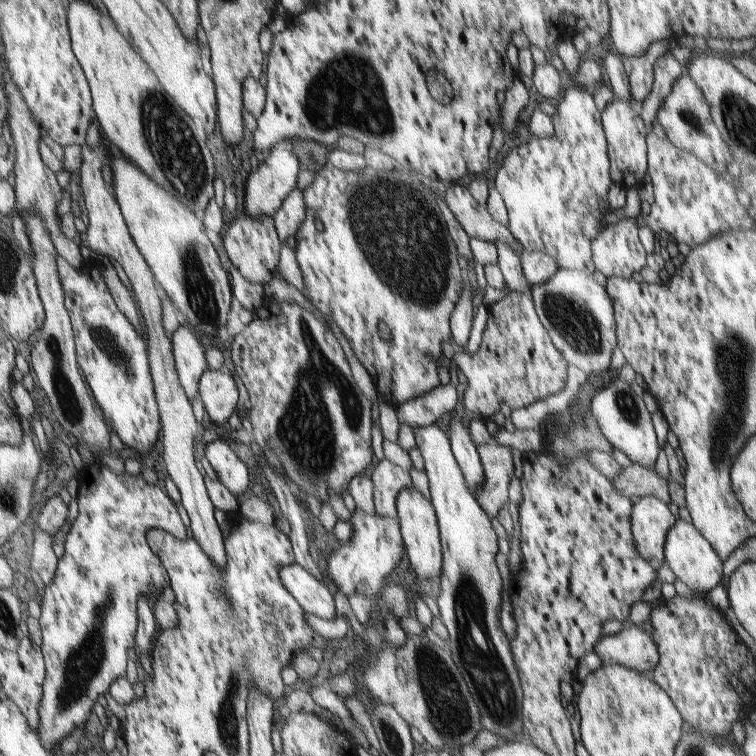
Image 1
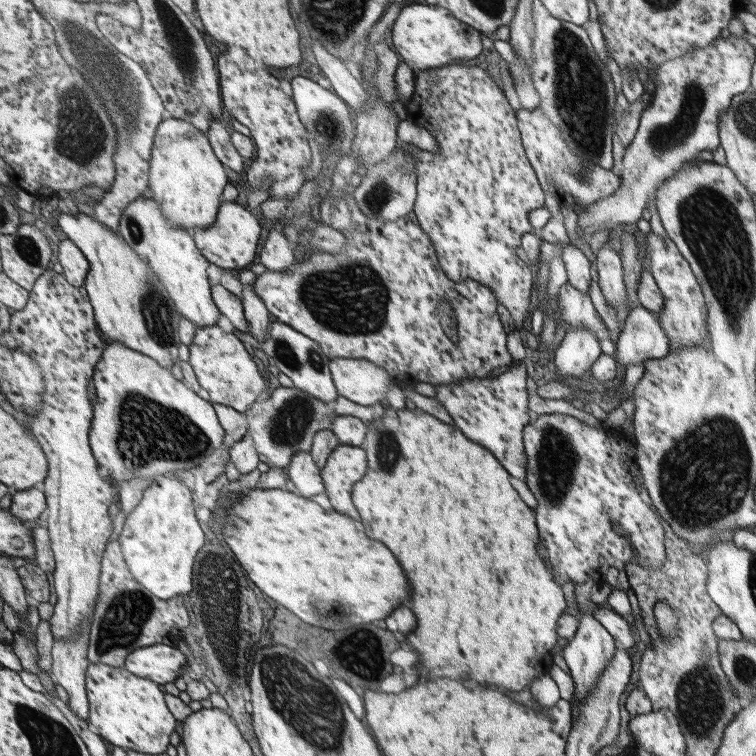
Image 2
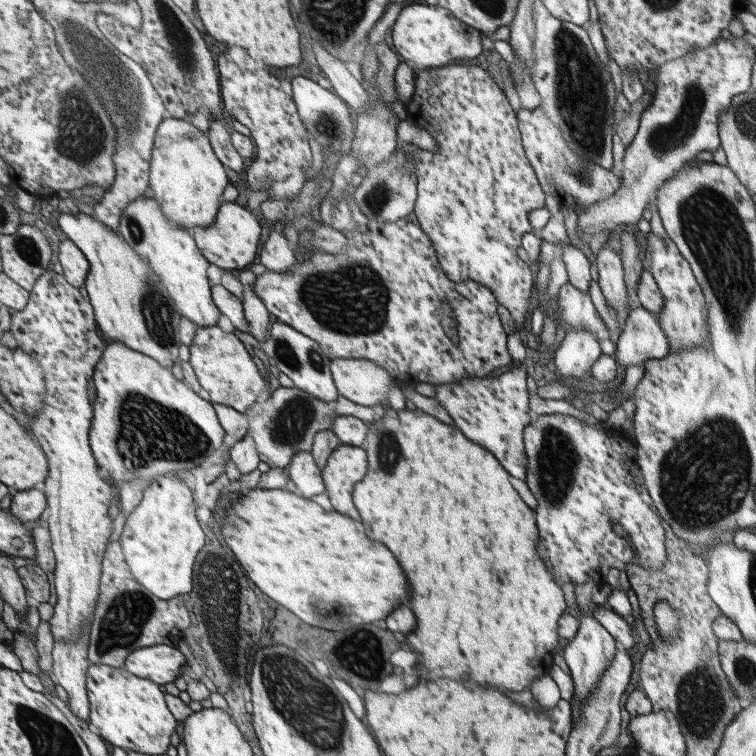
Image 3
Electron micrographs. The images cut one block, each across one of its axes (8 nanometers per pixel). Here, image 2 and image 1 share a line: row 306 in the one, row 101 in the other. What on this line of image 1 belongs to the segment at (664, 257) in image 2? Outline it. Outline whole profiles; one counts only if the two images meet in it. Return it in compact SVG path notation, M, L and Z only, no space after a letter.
M686 70L674 80L672 91L664 100L662 108L658 110L657 123L666 130L667 138L672 144L688 150L704 164L714 168L716 172L727 174L726 166L733 161L730 143L726 141L723 131L716 127L714 118L710 116L710 106L702 90L694 80L690 79L690 74Z

